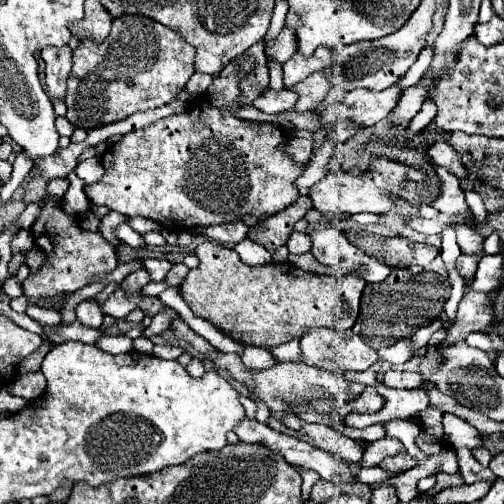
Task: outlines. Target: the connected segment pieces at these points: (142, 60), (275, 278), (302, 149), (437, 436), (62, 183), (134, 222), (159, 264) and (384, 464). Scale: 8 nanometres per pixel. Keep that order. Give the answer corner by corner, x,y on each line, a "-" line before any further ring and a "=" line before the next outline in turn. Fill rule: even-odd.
119,17
111,35
101,43
83,41
73,51
73,69
67,79
67,121
85,131
103,127
137,111
163,107
185,87
195,73
195,49
173,29
145,17
=
203,241
197,245
195,255
199,259
199,267
191,269
183,279
179,291
189,309
213,323
227,337
235,339
243,345
257,347
279,347
287,341
301,339
311,329
327,327
335,331
347,331
355,325
359,315
359,299
365,287
365,281
357,275
313,275
297,269
291,263
265,263
265,265
247,265
239,259
237,251
217,245
215,241
=
297,131
297,137
289,137
279,149
299,165
307,165
313,149
313,131
=
429,405
427,409
423,409
421,413
417,413
413,417
419,427
421,433
415,437
415,445
425,453
425,455
437,455
444,449
450,449
455,452
455,449
445,442
445,433
443,433
443,411
439,407
=
51,179
51,181
47,183
47,193
49,193
51,197
63,199
63,195
65,195
67,189
69,189
69,181
67,181
67,179
=
129,217
127,225
131,225
137,233
149,233
149,231
161,231
161,225
155,221
149,221
145,217
=
145,259
145,269
151,275
151,281
163,281
173,265
167,259
=
403,449
403,451
399,451
397,455
393,455
393,457
387,457
385,461
381,461
381,469
385,469
387,473
403,473
403,471
407,471
407,469
411,469
411,467
415,467
417,465
417,461

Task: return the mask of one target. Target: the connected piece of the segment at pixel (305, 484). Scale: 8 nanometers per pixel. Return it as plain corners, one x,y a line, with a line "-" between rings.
313,470
302,471
302,500
307,501
310,498
311,490
313,485
320,479
320,476
317,472

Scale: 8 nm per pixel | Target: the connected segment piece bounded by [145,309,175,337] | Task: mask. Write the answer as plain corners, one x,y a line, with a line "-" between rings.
169,309
167,313
157,313
155,317
153,317
153,323
145,329
145,333
147,333
147,337
151,337
151,335
159,335
159,333
163,333
163,331
167,331
169,329
169,323
171,323
171,317
175,317
175,311
173,309

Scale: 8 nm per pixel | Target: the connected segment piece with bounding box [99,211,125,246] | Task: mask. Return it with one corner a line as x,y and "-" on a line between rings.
109,211
109,213
101,219
99,233
101,233
101,235
103,235
103,237
113,246
117,246
120,243
120,240
113,232
123,223
123,221
125,221
125,217
119,215
119,213
113,213
113,211

